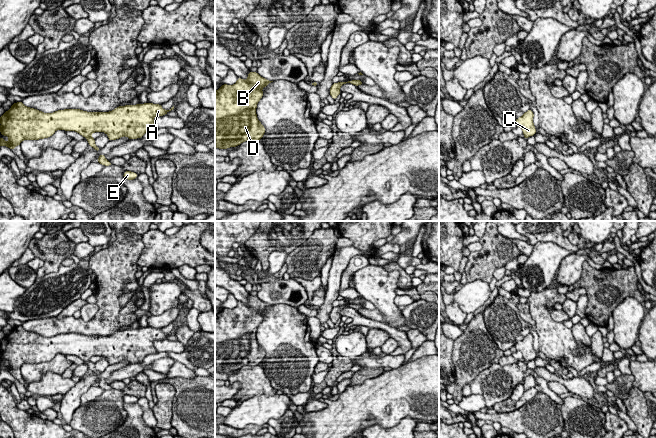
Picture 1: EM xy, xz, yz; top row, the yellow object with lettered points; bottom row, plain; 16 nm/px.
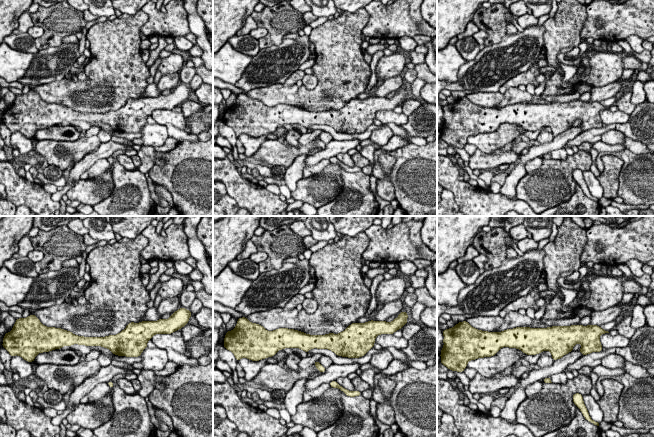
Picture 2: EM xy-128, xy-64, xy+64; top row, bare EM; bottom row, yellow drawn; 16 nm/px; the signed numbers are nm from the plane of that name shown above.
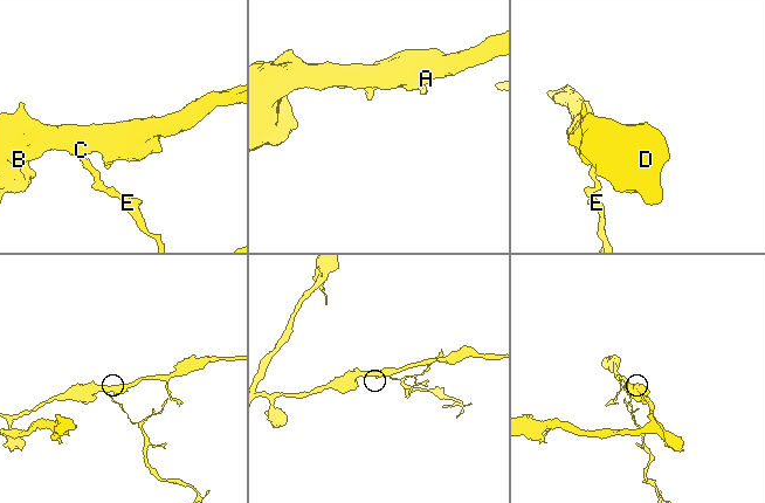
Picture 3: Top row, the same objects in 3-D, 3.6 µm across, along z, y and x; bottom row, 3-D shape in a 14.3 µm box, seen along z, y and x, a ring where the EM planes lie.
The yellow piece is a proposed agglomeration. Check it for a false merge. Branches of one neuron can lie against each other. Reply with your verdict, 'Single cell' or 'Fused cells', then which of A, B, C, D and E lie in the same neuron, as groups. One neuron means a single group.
Fused cells. Groups: A B C D / E

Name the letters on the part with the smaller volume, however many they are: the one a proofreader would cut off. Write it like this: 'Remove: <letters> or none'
Remove: E

